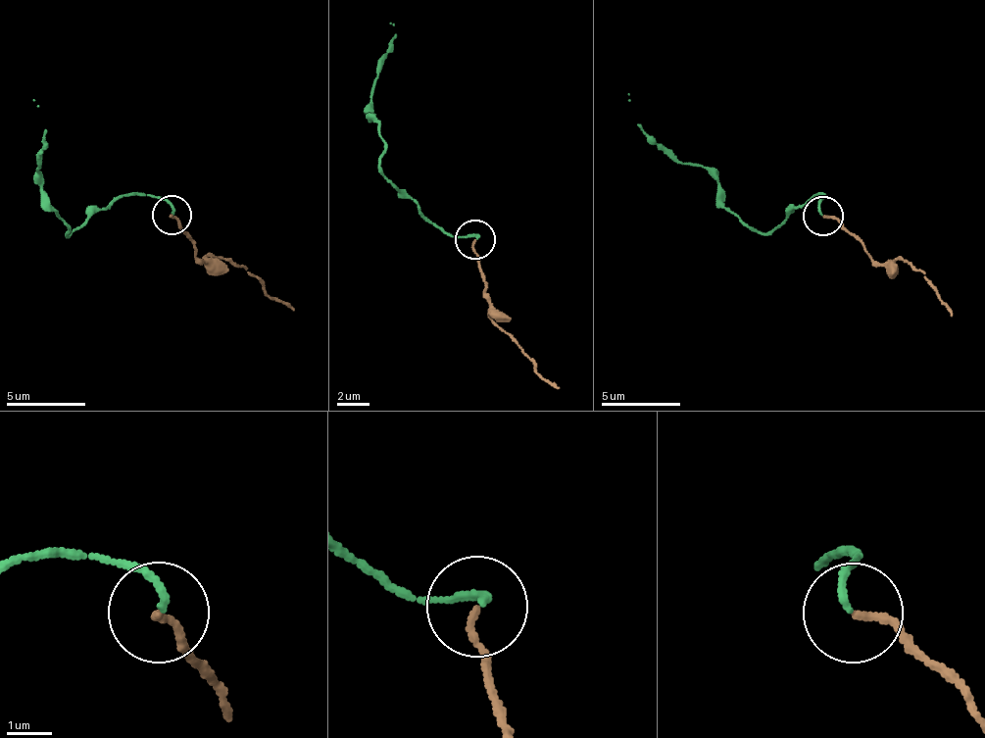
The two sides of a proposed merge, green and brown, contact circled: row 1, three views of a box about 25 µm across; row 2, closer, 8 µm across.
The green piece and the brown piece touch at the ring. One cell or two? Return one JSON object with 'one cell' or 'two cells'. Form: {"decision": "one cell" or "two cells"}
{"decision": "one cell"}

